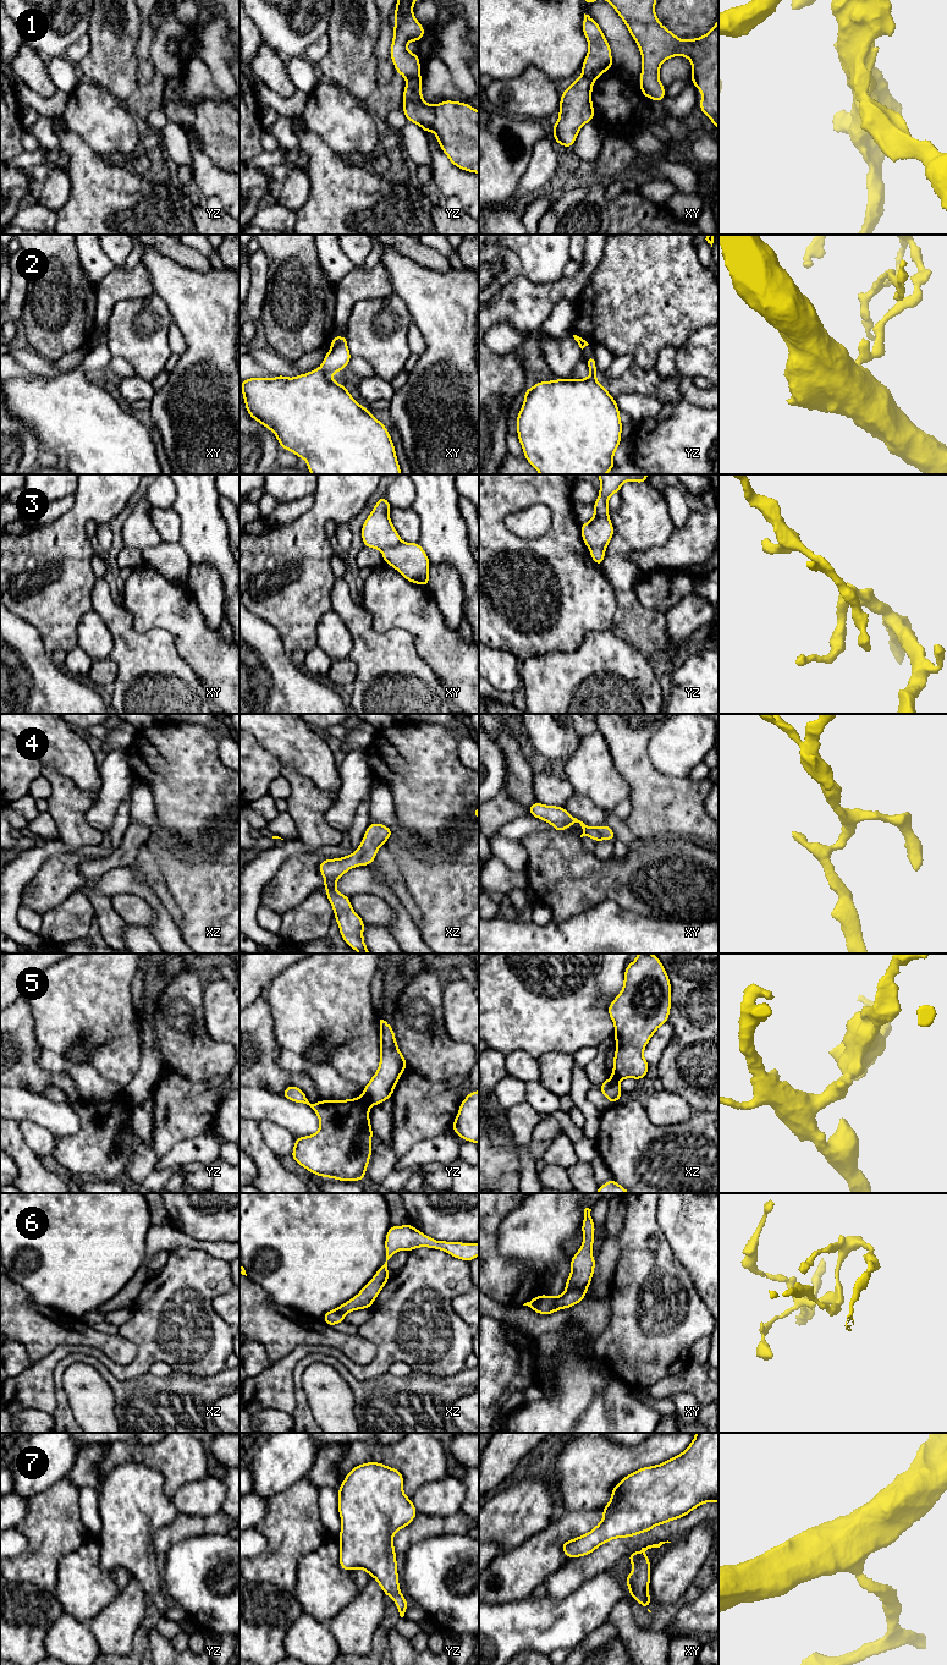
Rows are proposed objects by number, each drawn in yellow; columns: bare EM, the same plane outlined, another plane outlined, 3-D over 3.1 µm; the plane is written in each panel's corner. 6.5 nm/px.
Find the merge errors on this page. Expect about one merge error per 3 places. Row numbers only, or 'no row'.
1, 3, 5, 6

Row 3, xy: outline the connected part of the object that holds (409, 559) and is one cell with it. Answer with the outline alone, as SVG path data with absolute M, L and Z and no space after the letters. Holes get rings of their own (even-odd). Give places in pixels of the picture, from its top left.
M401 542L382 550L384 562L391 565L411 583L429 587L429 557L419 543Z

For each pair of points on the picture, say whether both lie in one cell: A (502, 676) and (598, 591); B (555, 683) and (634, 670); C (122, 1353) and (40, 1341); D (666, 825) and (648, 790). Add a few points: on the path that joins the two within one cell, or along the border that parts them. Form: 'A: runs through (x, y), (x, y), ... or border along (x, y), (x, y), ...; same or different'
A: border along (493, 647), (510, 652), (519, 664); different
B: runs through (574, 683), (593, 670), (603, 668), (615, 670); same
C: runs through (102, 1341), (88, 1336), (61, 1336); same
D: runs through (666, 817), (666, 809), (656, 798); same

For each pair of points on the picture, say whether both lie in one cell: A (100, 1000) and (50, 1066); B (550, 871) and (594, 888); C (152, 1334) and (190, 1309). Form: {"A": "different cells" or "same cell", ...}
{"A": "different cells", "B": "same cell", "C": "same cell"}

